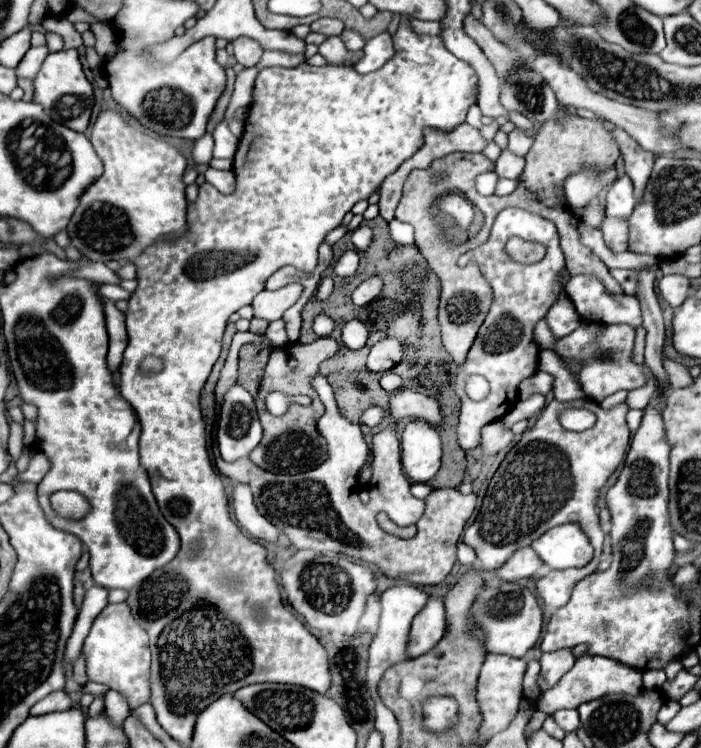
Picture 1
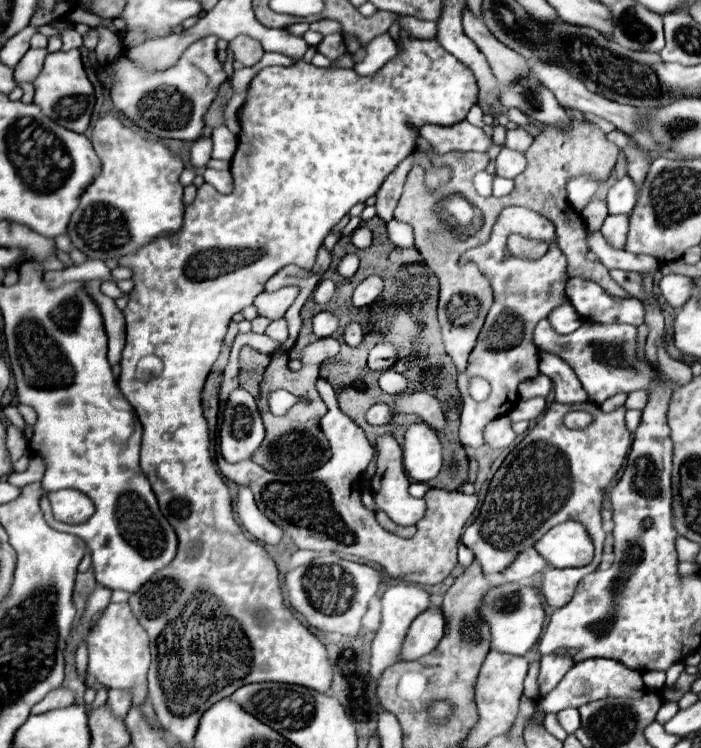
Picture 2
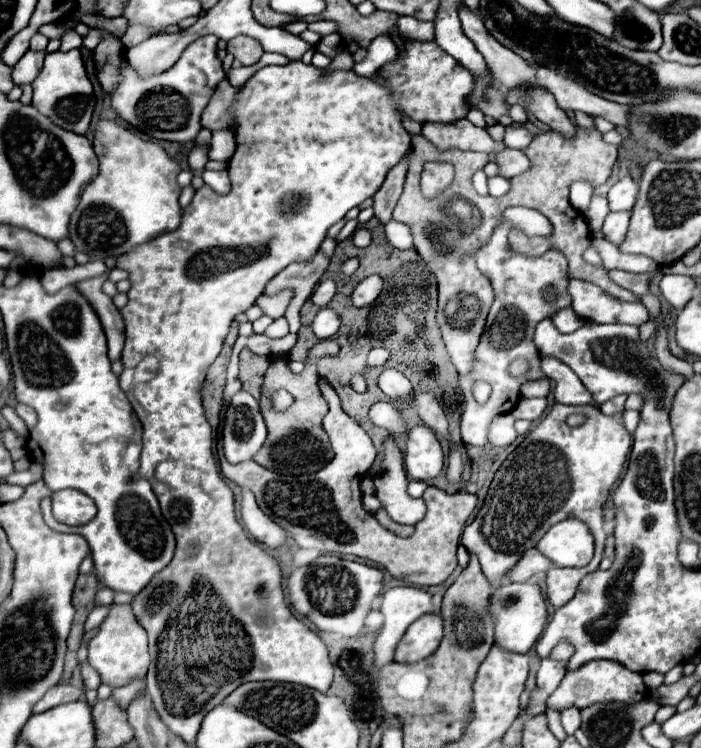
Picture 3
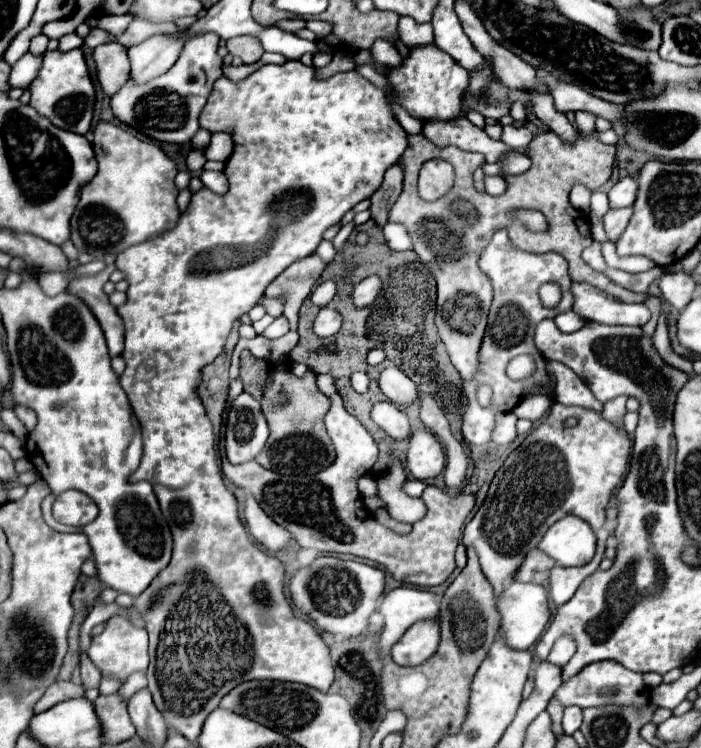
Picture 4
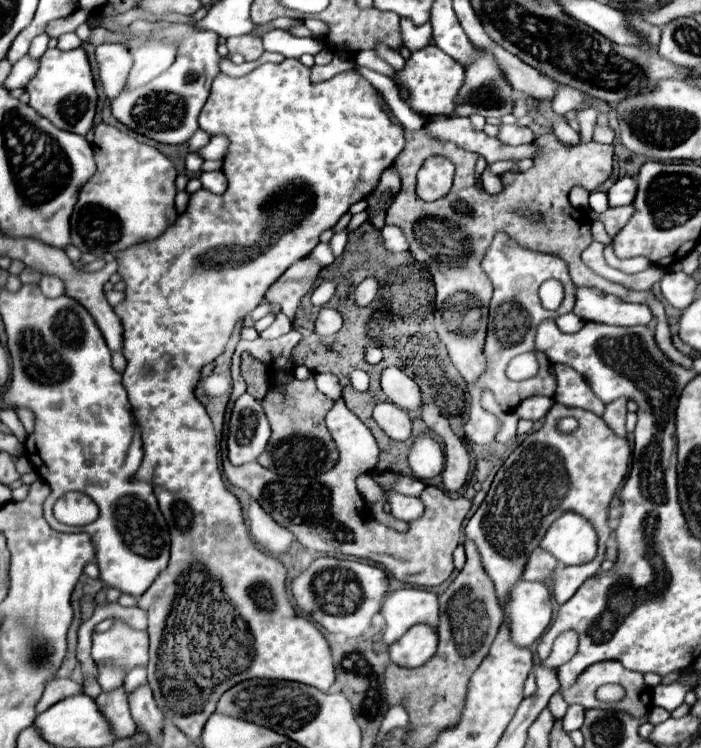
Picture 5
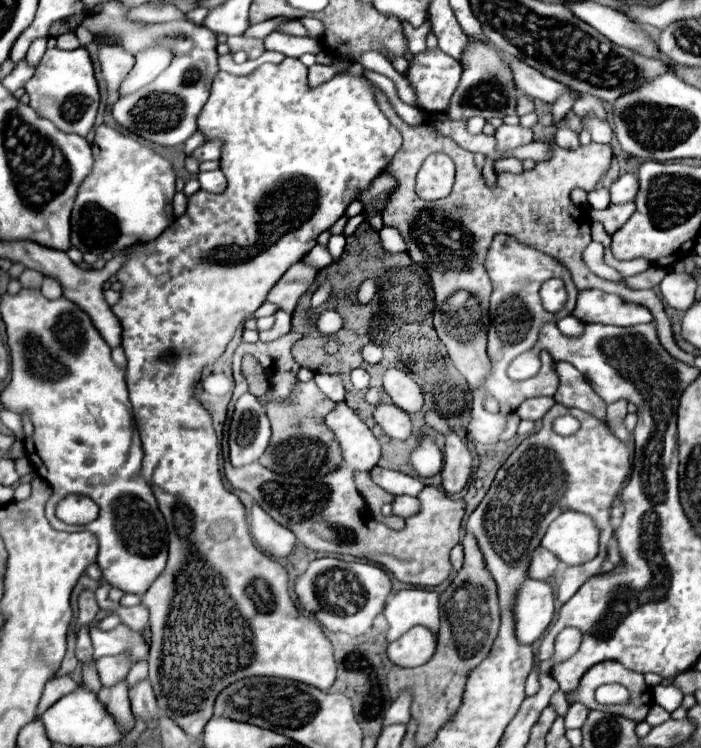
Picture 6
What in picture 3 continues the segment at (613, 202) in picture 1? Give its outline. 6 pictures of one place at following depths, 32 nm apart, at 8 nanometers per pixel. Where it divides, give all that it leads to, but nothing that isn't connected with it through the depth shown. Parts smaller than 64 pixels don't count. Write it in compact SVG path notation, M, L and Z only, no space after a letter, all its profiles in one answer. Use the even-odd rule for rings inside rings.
M624 176L622 180L618 180L610 188L610 192L608 192L610 212L626 212L626 210L632 210L634 202L636 202L636 194L638 194L636 180L632 180L630 176Z

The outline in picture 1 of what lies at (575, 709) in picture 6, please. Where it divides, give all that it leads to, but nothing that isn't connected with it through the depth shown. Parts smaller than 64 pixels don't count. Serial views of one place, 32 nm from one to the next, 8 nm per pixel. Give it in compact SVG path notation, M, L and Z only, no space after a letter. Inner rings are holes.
M560 710L560 712L554 712L552 718L564 732L572 732L580 726L580 718L576 710Z

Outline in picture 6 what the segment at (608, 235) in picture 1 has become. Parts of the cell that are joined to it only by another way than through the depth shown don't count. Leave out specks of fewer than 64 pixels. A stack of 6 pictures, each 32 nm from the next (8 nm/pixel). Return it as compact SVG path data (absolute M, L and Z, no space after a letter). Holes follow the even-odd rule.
M626 202L626 204L610 204L606 210L592 210L592 220L598 220L604 224L606 232L612 236L614 232L618 232L626 220L634 214L634 202Z

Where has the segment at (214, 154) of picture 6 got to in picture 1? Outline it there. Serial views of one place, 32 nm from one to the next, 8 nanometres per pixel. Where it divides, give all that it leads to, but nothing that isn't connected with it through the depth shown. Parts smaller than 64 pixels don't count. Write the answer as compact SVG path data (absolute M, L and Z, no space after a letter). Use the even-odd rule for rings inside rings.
M220 122L214 130L214 158L234 158L238 148L238 138L230 132L228 122Z

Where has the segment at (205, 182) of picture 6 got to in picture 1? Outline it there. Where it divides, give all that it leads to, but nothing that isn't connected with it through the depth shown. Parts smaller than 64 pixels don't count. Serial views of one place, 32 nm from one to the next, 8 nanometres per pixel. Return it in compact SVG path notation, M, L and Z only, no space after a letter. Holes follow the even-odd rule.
M208 168L204 176L206 176L206 182L210 182L222 194L232 194L234 188L236 188L234 172L224 172L224 170L216 170L216 168Z

